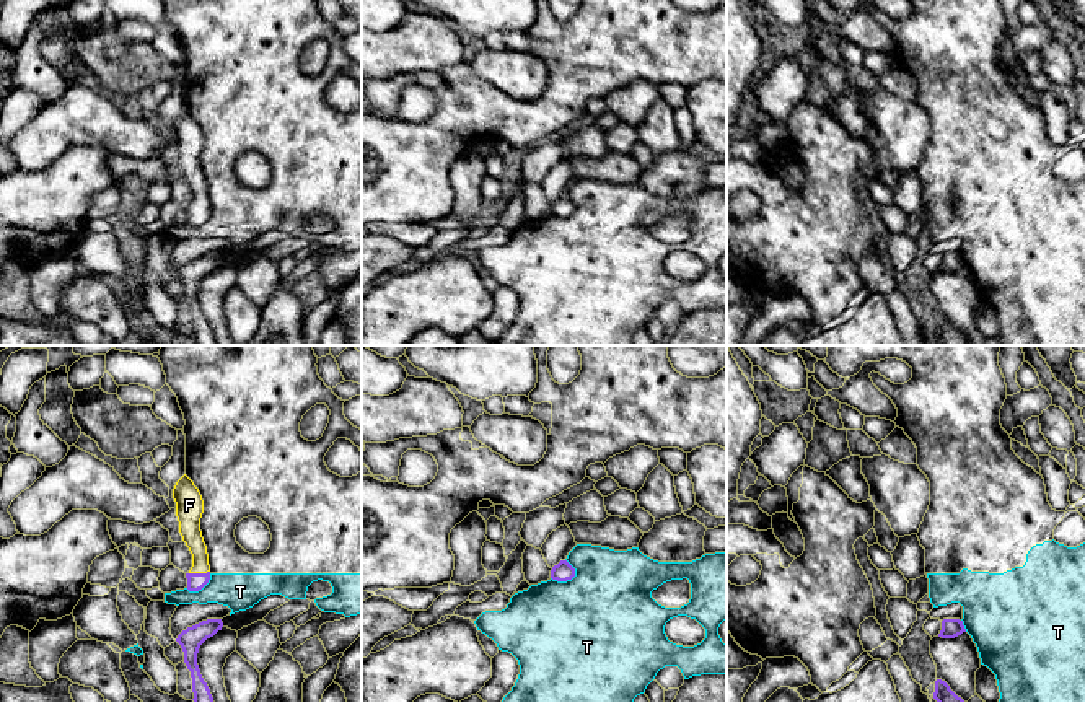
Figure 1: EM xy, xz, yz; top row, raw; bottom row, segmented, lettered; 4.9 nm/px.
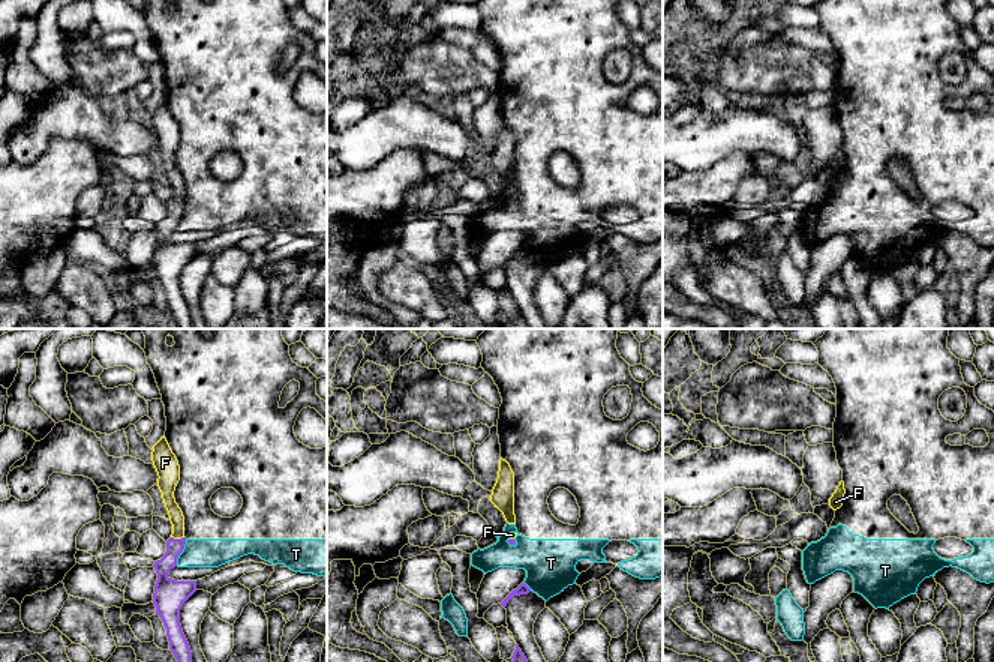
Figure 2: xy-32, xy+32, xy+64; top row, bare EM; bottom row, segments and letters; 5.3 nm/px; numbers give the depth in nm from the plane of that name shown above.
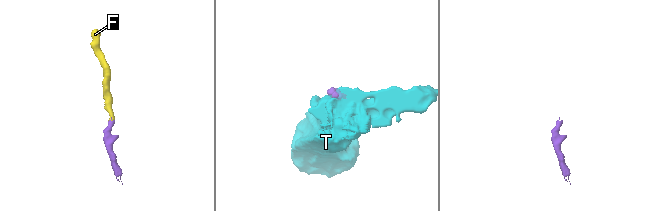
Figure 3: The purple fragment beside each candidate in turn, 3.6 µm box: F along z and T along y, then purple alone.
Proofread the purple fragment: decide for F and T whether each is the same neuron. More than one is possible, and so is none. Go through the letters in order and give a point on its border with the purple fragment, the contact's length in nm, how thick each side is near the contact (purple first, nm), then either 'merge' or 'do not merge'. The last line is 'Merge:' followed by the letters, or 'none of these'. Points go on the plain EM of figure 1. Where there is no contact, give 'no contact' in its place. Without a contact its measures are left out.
F: xy (199, 209) | 110 nm | 90/110 nm | merge
T: xz (566, 215) | 140 nm | 90/500 nm | do not merge
Merge: F

